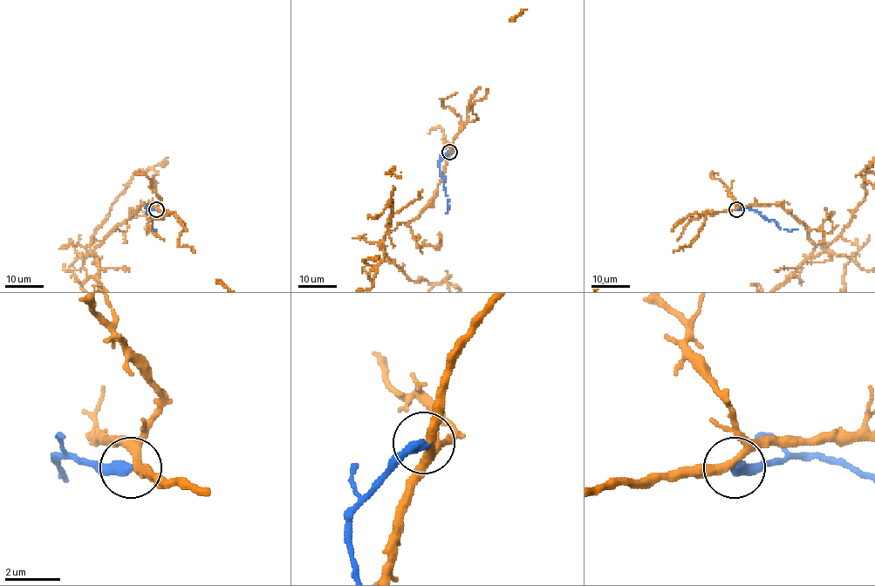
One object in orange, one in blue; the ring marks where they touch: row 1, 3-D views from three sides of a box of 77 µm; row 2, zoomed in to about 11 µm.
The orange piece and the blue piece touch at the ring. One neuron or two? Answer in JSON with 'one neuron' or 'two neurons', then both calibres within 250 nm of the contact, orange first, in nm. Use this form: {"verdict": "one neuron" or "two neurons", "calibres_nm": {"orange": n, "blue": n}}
{"verdict": "two neurons", "calibres_nm": {"orange": 240, "blue": 400}}

